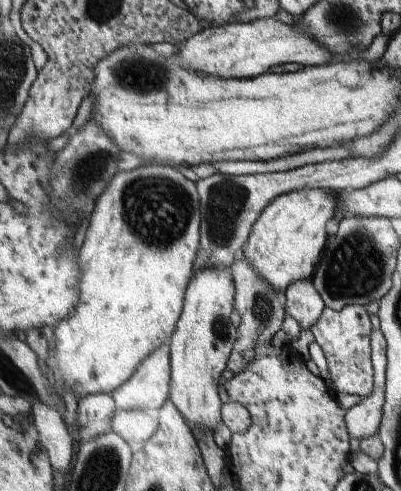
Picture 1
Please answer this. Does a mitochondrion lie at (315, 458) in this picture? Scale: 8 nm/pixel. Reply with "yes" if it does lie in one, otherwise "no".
no

